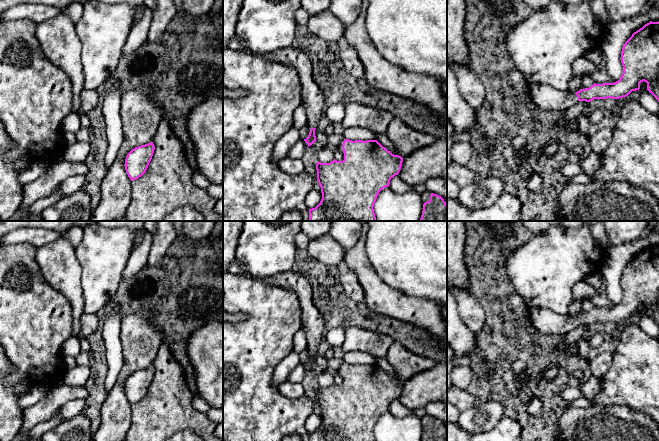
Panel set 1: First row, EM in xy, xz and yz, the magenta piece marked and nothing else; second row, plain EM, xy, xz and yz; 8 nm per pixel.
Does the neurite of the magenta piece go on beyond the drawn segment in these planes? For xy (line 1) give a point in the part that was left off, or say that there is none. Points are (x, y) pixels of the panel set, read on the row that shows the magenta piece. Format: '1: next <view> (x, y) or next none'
1: next none

